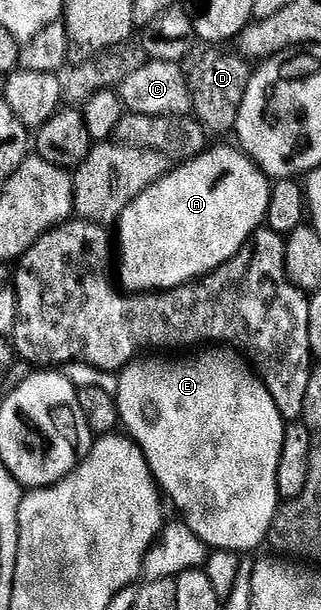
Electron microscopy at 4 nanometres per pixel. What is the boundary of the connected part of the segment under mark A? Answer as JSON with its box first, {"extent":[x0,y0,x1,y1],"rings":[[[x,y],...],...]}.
{"extent":[116,146,272,292],"rings":[[[218,146],[215,150],[214,147],[207,149],[206,153],[190,162],[175,165],[170,173],[165,174],[159,182],[152,184],[144,192],[140,192],[140,196],[136,196],[136,200],[132,200],[132,204],[128,204],[128,208],[124,208],[124,212],[118,217],[116,223],[116,229],[118,229],[118,234],[116,230],[116,278],[123,291],[157,292],[159,290],[174,290],[177,286],[185,286],[187,282],[204,278],[228,260],[232,260],[232,256],[236,256],[240,252],[240,248],[245,246],[248,239],[265,223],[268,200],[270,199],[270,187],[272,185],[271,179],[263,174],[258,169],[258,165],[246,157],[241,149],[231,146]]]}

